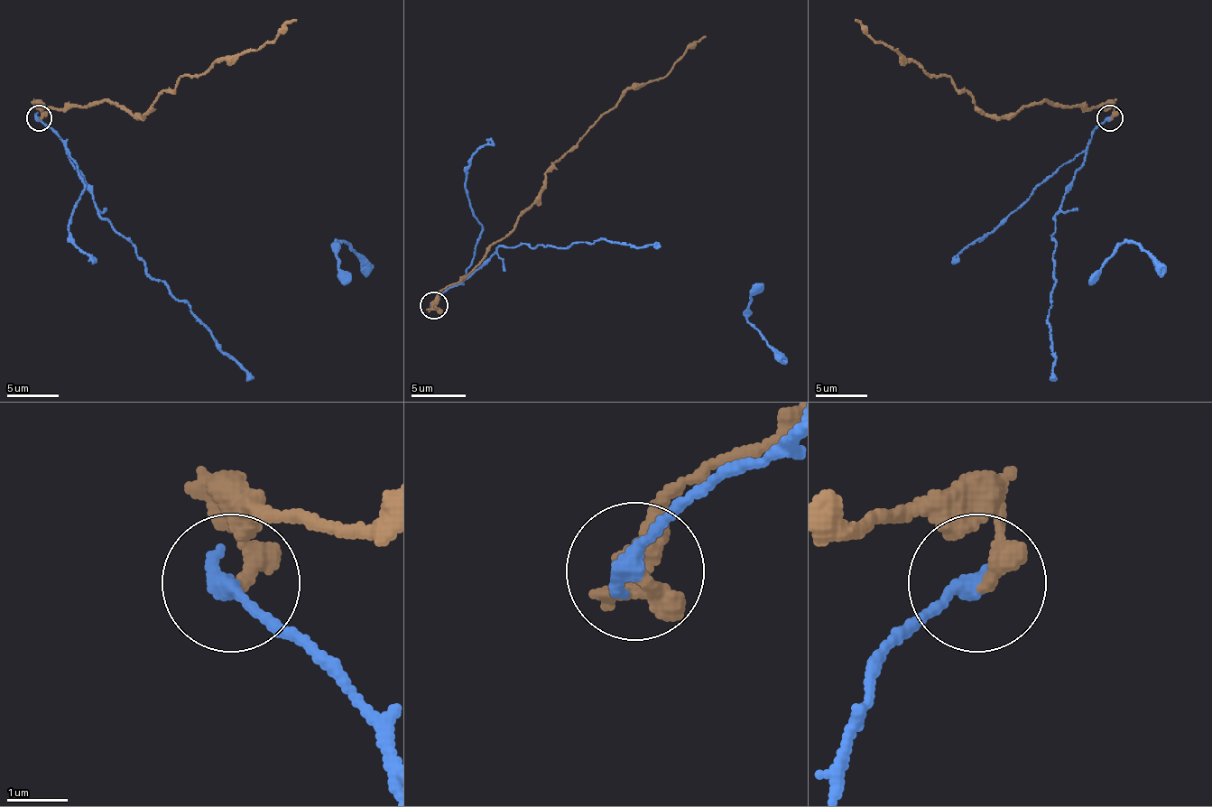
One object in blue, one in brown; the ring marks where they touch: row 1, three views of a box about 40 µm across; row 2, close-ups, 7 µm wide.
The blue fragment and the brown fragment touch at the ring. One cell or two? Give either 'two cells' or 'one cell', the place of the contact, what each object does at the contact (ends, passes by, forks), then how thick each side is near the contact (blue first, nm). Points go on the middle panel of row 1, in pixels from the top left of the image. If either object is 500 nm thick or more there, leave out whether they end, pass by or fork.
two cells; place (434, 305); blue ends; brown ends; calibres 320 and 360 nm

